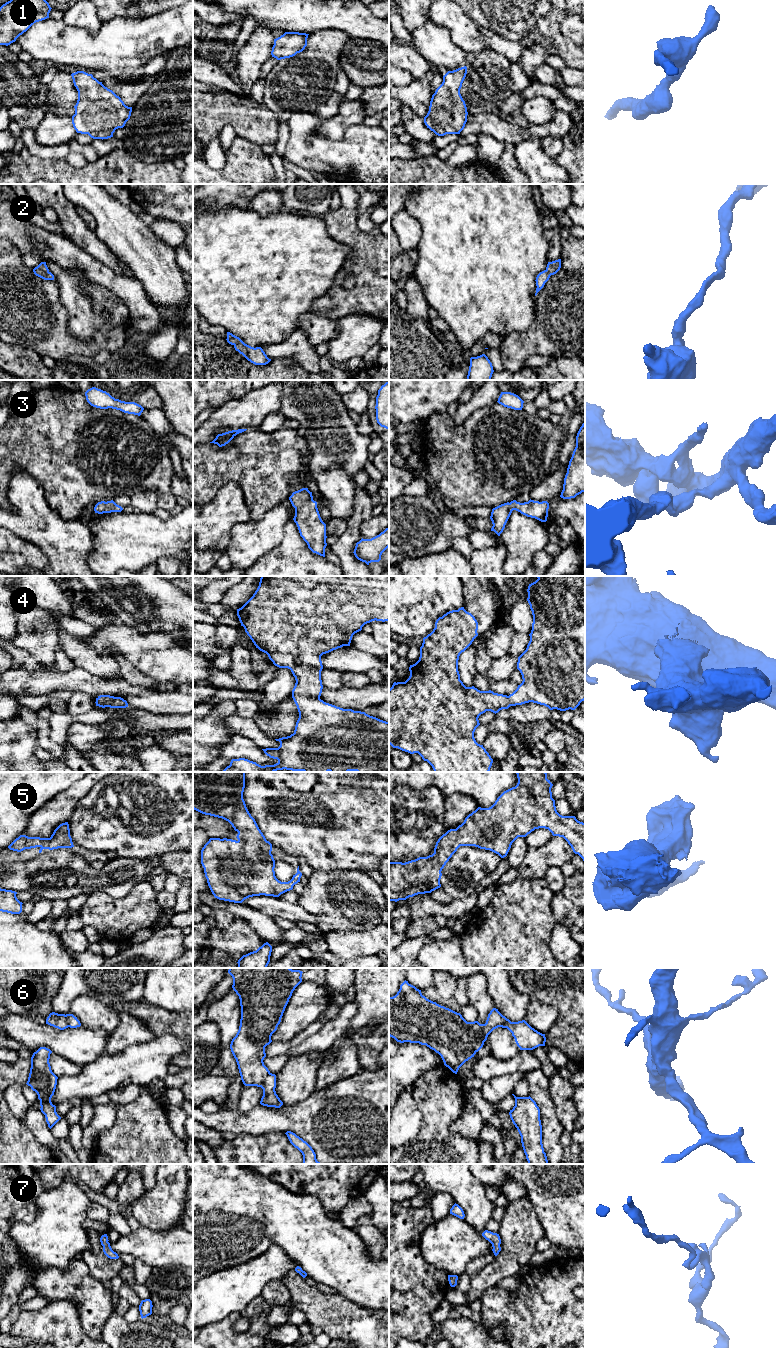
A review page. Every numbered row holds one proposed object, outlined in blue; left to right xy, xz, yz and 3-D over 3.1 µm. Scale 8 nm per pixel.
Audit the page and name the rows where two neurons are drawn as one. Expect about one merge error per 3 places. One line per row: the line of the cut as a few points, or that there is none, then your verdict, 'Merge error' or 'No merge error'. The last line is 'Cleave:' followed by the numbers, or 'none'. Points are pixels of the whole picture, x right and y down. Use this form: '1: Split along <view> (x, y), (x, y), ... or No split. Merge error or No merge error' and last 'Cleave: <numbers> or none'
1: No split. No merge error
2: No split. No merge error
3: No split. No merge error
4: No split. No merge error
5: No split. No merge error
6: No split. No merge error
7: No split. No merge error
Cleave: none

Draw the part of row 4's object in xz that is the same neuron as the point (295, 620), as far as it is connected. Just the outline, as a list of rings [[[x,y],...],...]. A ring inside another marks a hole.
[[[261,576],[257,590],[241,608],[237,609],[237,616],[256,648],[266,653],[275,666],[291,670],[296,680],[292,698],[297,706],[299,718],[293,734],[275,739],[280,742],[278,748],[262,749],[267,756],[278,760],[276,764],[261,766],[245,758],[232,759],[230,765],[222,772],[275,772],[283,769],[303,772],[389,772],[389,722],[370,716],[365,712],[343,709],[320,699],[323,689],[321,656],[343,646],[350,646],[353,635],[361,631],[365,624],[375,620],[389,621],[389,576]]]

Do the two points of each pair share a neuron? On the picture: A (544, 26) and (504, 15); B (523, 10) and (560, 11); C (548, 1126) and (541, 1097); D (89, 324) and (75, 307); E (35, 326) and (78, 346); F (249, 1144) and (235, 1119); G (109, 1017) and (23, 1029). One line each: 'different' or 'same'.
A: different
B: different
C: same
D: same
E: same
F: different
G: different

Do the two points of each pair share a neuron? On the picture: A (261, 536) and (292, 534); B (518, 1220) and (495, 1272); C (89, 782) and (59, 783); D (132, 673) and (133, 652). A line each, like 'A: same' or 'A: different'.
A: different
B: same
C: different
D: different

